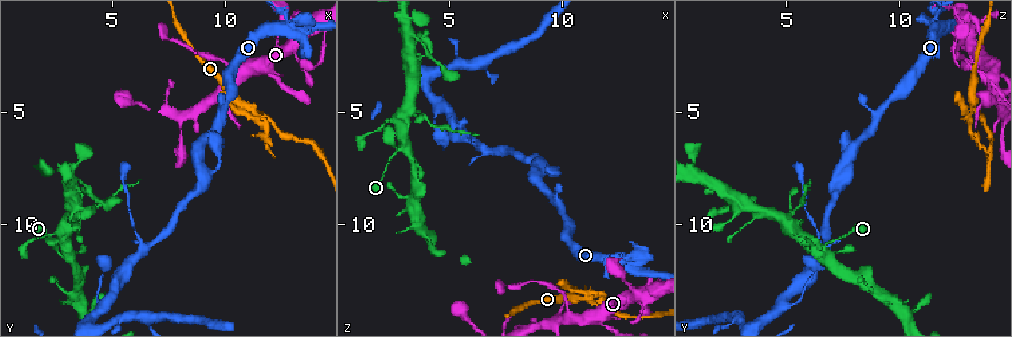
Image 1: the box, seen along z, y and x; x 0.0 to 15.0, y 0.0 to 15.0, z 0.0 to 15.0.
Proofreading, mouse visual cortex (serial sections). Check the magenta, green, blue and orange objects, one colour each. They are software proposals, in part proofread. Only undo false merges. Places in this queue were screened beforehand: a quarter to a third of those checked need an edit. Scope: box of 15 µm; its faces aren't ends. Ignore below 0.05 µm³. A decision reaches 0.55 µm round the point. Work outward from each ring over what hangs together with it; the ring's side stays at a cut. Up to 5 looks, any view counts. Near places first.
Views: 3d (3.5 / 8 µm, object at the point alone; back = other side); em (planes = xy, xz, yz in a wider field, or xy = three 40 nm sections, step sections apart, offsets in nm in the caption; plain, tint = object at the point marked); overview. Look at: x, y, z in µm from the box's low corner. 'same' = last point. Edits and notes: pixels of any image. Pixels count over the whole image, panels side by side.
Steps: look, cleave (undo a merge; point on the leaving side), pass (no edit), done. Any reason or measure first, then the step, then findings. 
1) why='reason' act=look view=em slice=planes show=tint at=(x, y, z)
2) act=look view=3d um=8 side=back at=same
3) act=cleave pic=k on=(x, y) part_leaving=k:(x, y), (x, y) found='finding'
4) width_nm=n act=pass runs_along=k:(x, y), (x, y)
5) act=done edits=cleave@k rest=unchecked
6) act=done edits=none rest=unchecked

why='three arms meet' act=look view=3d um=3.5 at=(10.5, 3.4, 14.3)

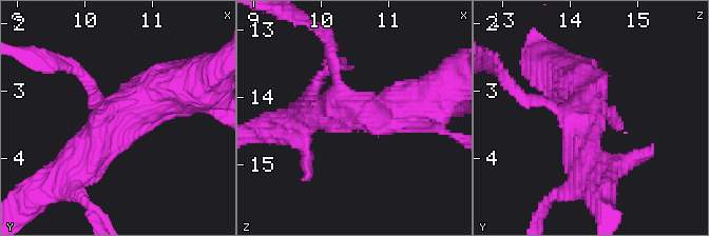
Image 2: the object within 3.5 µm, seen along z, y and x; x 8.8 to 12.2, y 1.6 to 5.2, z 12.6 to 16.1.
arms=3 arm_widths_nm=150,450,600 why='shape alone is not enough' act=look view=em slice=xy step=3 show=tint at=(10.45, 3.40, 14.30)

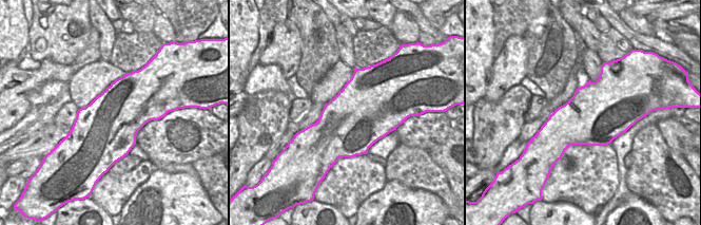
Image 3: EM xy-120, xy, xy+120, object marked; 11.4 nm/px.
act=pass runs_along=2:(175, 84), (133, 106), (65, 172) found='all the same cell'

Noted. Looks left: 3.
why='two arms at a narrow angle' act=look view=3d um=3.5 at=(11.1, 4.9, 13.4)

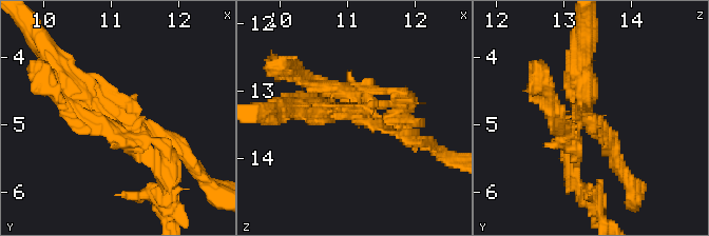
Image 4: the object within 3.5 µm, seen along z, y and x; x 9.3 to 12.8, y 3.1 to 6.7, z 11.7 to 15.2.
act=look view=em slice=xy step=1 show=plain at=(11.05, 4.85, 13.35)

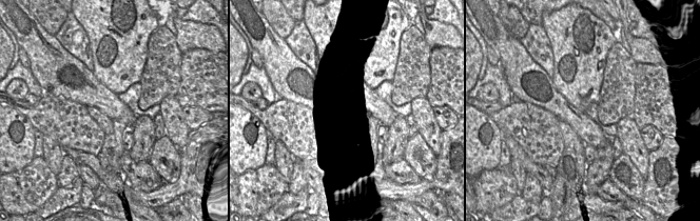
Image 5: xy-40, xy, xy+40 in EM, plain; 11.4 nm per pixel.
why='where the object lies' act=look view=em slice=xy step=1 show=tint at=same

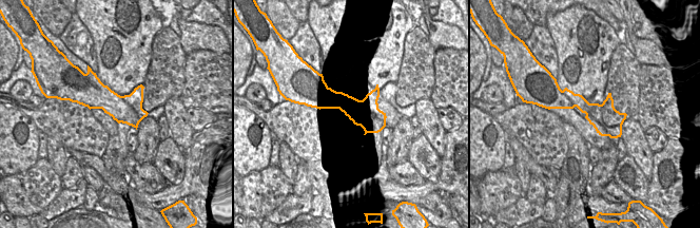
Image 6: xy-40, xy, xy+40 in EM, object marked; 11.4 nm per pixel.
act=cleave pic=4 on=(127, 149) part_leaving=4:(115, 119), (164, 161), (164, 190) found='a second cell is stuck on'

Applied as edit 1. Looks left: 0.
act=done edits=cleave@4 rest=unchecked

